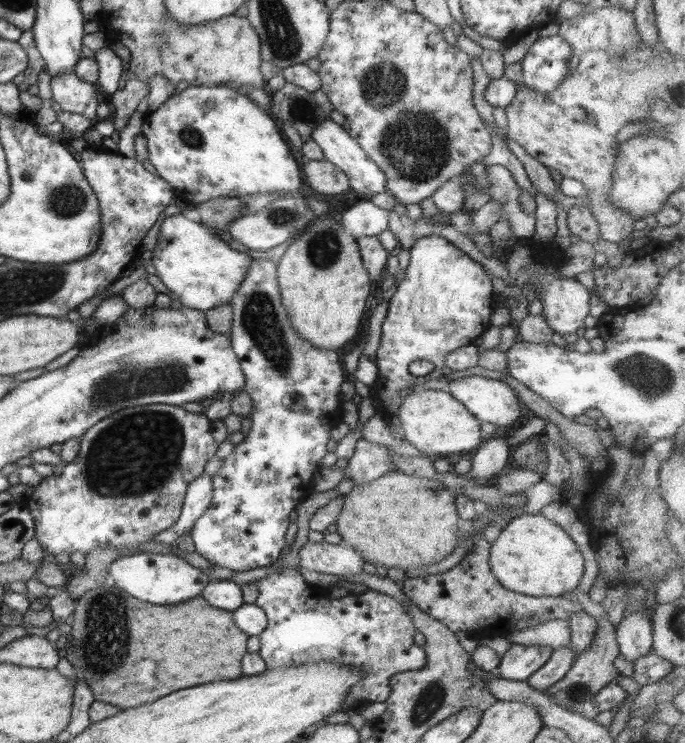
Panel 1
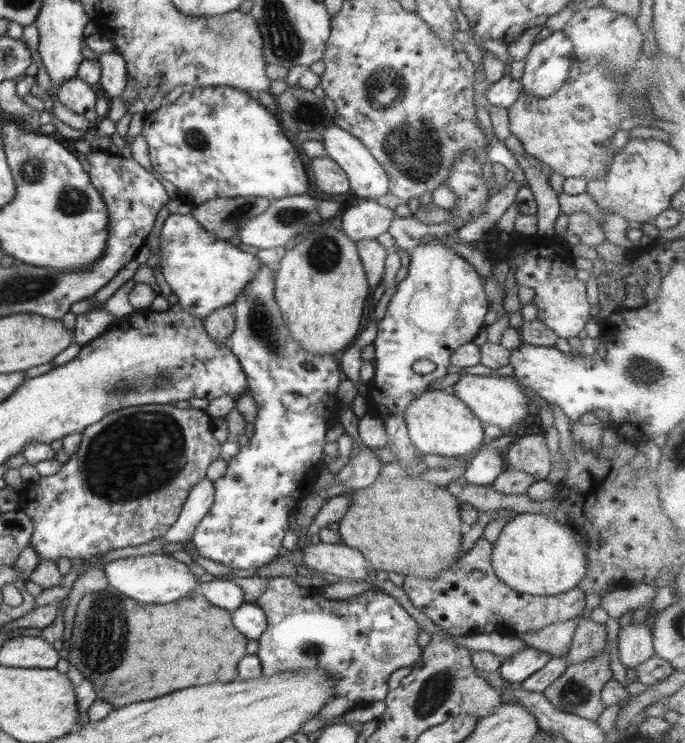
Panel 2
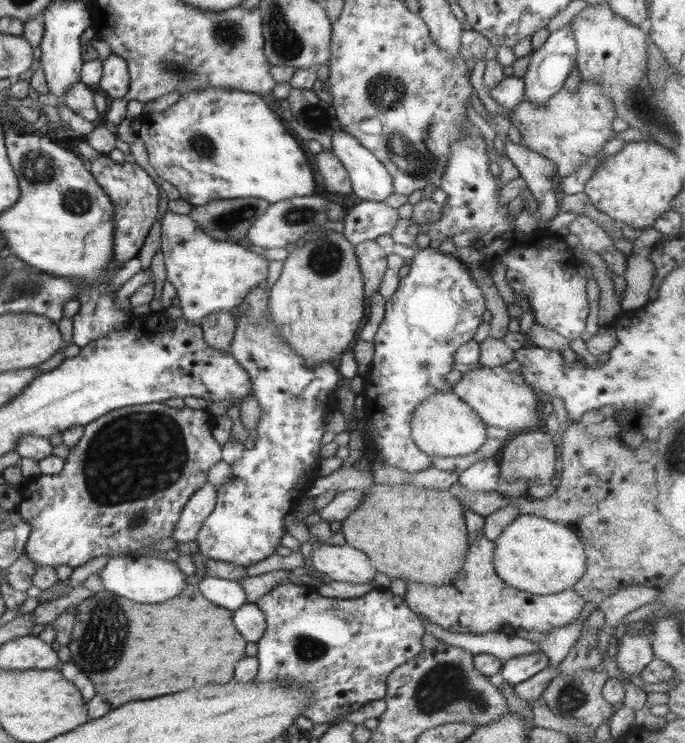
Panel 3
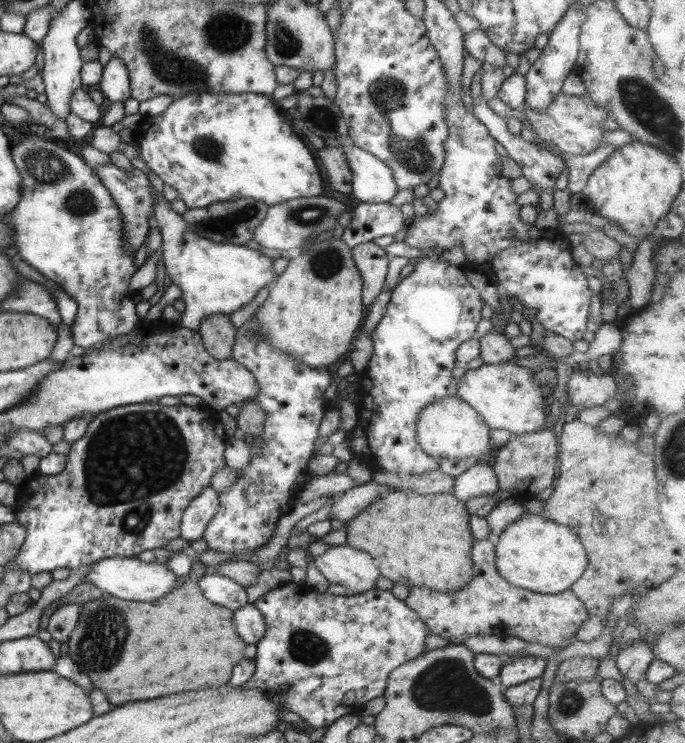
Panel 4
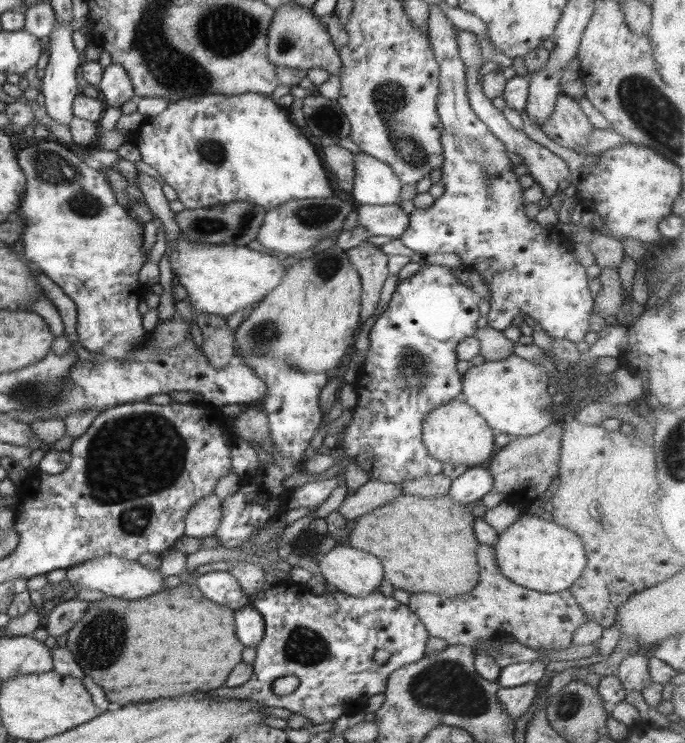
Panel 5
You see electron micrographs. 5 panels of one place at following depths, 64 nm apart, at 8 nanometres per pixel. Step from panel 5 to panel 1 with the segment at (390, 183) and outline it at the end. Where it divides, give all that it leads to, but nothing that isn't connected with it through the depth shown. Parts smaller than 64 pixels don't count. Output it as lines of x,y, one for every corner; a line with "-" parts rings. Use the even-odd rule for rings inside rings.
331,119
324,120
314,127
311,139
322,149
324,159
336,164
338,168
341,168
346,173
349,178
350,188
363,199
369,199
378,193
387,192
386,176
382,172
382,168
378,168
378,164
364,152
364,148
356,140
353,140
352,136
349,136
349,133
346,132
342,125

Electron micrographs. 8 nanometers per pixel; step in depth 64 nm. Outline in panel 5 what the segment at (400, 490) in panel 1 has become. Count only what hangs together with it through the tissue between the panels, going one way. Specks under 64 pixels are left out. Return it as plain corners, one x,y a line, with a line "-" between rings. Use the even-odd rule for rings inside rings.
402,493
382,507
358,517
350,532
349,545
377,556
384,568
384,579
395,589
406,589
410,594
427,592
450,598
470,592
478,583
480,568
476,547
479,542
474,534
474,519
476,516
469,505
454,502
449,494
422,498

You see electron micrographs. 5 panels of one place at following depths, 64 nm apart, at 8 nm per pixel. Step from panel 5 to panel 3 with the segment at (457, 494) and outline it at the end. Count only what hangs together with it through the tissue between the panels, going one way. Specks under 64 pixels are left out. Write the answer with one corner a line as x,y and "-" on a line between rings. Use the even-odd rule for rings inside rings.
497,455
489,458
481,457
476,463
460,474
458,482
463,488
468,488
472,491
498,491
500,472

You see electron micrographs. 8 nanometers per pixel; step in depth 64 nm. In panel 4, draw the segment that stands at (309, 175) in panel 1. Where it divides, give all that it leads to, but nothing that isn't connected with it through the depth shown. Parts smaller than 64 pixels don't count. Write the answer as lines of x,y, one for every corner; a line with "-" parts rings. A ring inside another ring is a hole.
325,146
316,152
316,161
318,161
322,176
326,170
326,182
332,190
343,193
352,192
352,172
342,148

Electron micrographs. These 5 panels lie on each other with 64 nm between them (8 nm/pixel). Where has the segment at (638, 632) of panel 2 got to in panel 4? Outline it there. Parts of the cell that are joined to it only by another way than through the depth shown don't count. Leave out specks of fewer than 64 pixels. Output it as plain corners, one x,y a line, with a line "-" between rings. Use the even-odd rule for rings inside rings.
639,639
620,649
614,659
622,676
635,684
638,680
646,679
646,669
655,656
648,643

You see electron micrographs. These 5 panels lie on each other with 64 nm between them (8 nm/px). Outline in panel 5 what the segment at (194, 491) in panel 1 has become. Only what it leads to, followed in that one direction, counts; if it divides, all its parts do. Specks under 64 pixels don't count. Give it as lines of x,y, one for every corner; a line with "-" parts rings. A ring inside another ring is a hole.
215,493
208,495
190,507
186,515
185,536
201,539
212,536
220,525
220,519
222,519
221,500

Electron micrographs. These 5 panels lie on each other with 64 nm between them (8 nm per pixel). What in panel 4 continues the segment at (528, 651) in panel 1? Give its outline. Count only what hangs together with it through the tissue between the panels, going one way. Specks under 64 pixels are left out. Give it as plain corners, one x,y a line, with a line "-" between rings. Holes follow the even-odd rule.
534,655
510,661
500,669
501,684
504,688
508,688
541,677
546,664
547,660
544,657

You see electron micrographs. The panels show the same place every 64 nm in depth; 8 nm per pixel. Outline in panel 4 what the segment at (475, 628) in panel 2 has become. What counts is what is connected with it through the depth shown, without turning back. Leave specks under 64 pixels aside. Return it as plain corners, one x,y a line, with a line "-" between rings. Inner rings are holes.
475,539
472,545
474,577
458,590
438,592
426,587
412,587
405,603
424,621
430,634
447,638
450,644
460,644
464,637
490,636
495,632
504,636
557,648
589,619
586,605
568,589
559,593
538,593
518,588
504,578
494,562
495,542

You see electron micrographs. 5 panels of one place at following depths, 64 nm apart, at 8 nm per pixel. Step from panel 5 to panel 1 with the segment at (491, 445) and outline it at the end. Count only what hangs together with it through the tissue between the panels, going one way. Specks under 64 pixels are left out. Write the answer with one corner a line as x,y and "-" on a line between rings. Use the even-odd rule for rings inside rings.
415,388
402,400
397,416
405,439
425,456
432,458
439,458
443,454
473,453
486,438
480,432
481,423
446,389

